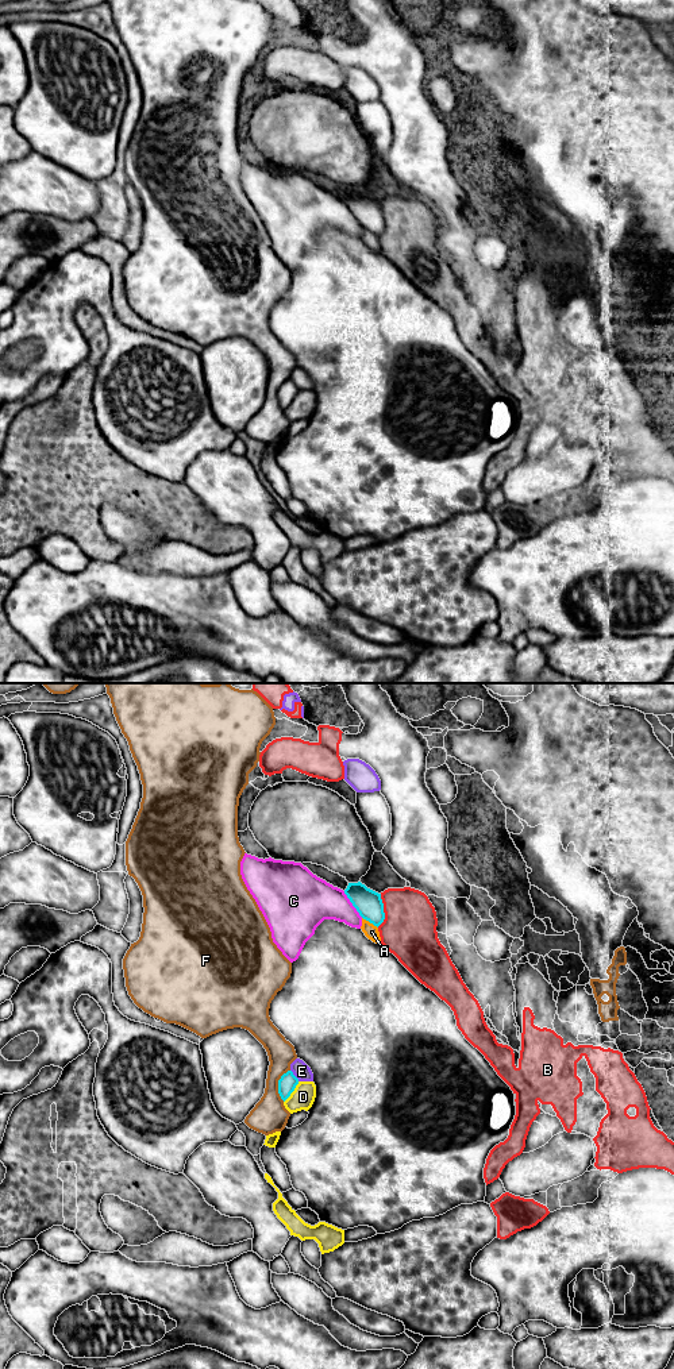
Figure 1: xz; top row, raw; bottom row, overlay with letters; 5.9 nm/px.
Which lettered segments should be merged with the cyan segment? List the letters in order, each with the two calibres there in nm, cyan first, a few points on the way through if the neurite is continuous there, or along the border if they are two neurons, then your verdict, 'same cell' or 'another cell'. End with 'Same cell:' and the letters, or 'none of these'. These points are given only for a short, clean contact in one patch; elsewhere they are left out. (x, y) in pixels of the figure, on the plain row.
A: 160 nm thick on the cyan side, 80 nm on the other; another cell
B: 160 nm thick on the cyan side, 320 nm on the other; another cell
C: 160 nm thick on the cyan side, 280 nm on the other; another cell
D: 110 nm thick on the cyan side, 140 nm on the other; border along xz (299, 390), (284, 411); another cell
E: 110 nm thick on the cyan side, 100 nm on the other; another cell
F: 110 nm thick on the cyan side, 200 nm on the other; another cell
Same cell: none of these

